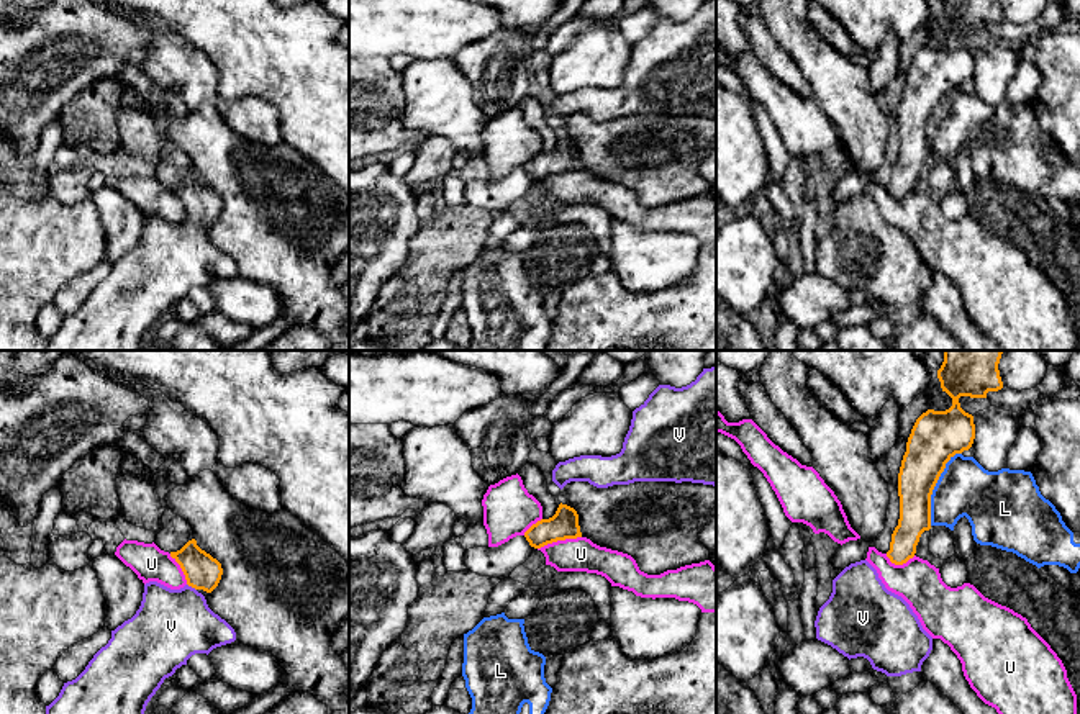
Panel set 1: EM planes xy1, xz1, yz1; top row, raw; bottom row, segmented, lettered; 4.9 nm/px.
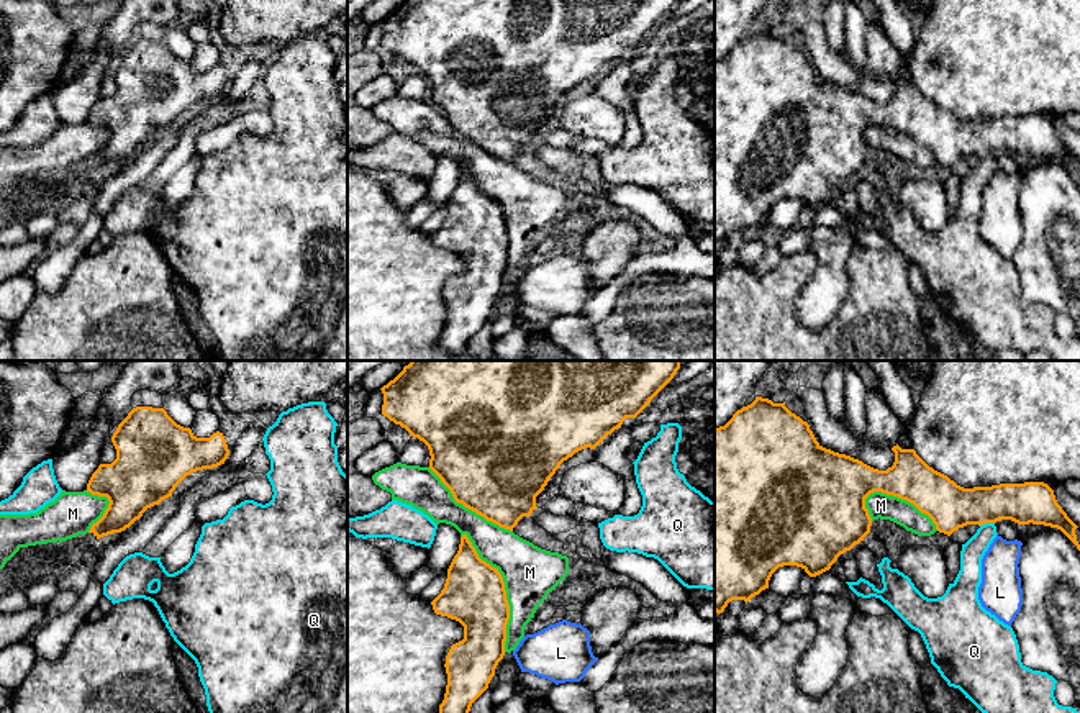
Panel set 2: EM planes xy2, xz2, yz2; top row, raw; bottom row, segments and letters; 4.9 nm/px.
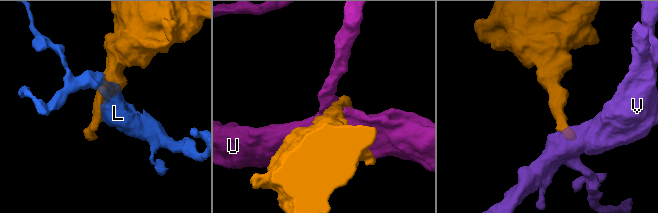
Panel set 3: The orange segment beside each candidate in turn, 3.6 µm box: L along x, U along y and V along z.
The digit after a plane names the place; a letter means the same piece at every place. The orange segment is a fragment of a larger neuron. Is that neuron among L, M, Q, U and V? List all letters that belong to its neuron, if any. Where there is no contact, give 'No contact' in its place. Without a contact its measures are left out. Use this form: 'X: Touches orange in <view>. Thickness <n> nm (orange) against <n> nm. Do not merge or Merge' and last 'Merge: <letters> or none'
L: Touches orange in yz1. Thickness 260 nm (orange) against 280 nm. Do not merge
M: Touches orange in xz2. Thickness 300 nm (orange) against 260 nm. Do not merge
Q: Touches orange in yz2. Thickness 220 nm (orange) against 120 nm. Do not merge
U: Touches orange in xz1. Thickness 140 nm (orange) against 170 nm. Do not merge
V: Touches orange in xy1. Thickness 180 nm (orange) against 360 nm. Merge
Merge: V

